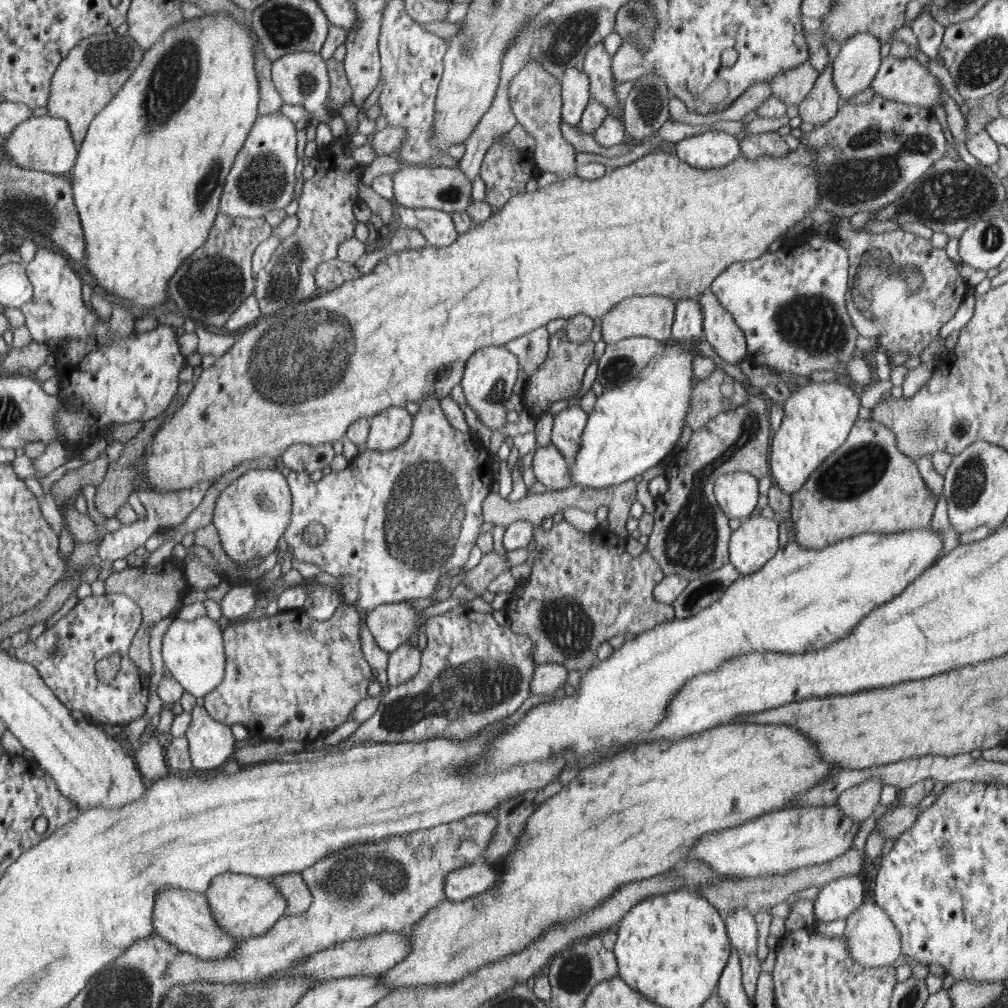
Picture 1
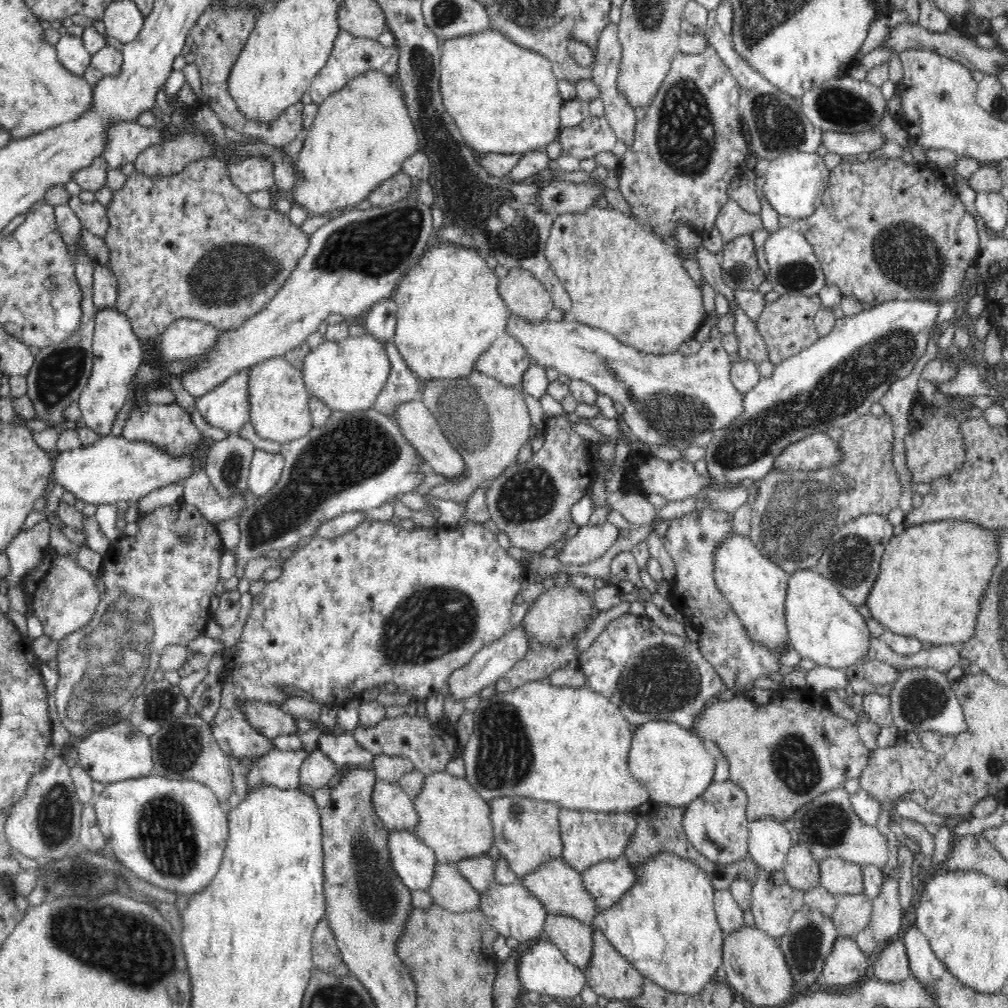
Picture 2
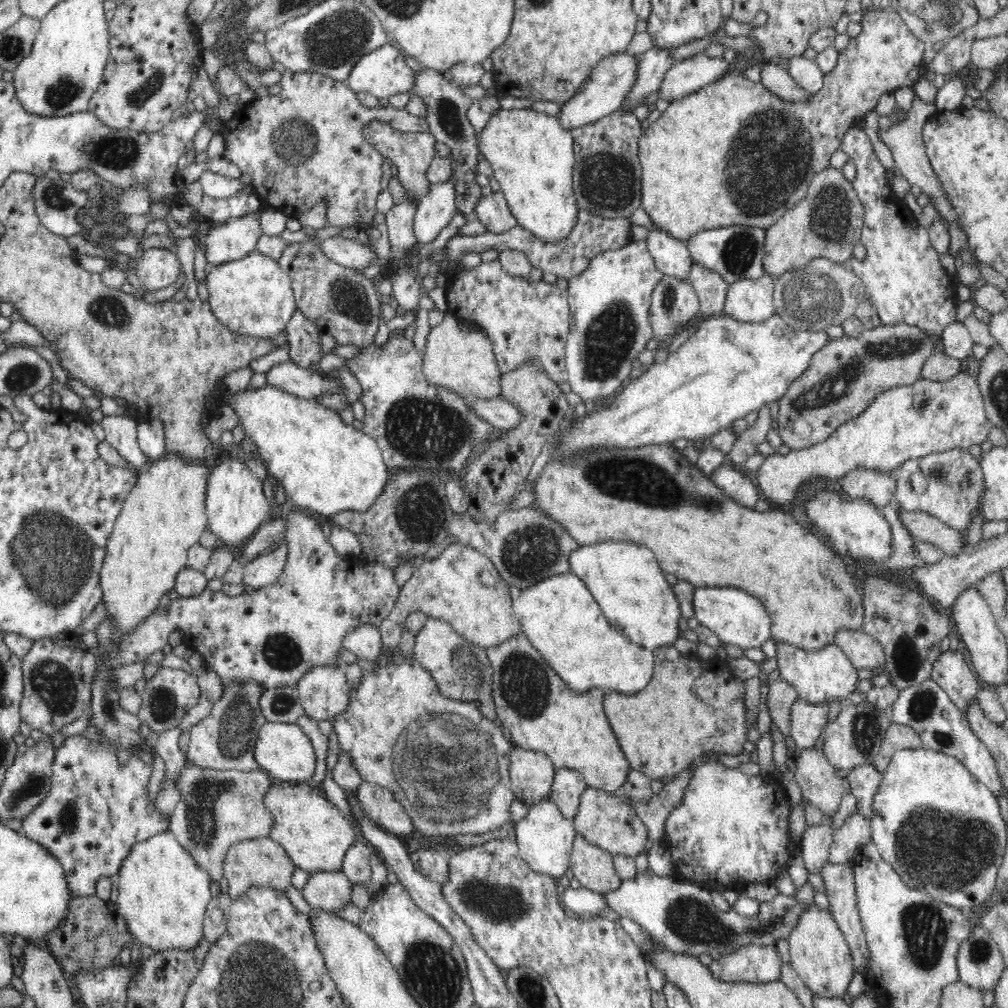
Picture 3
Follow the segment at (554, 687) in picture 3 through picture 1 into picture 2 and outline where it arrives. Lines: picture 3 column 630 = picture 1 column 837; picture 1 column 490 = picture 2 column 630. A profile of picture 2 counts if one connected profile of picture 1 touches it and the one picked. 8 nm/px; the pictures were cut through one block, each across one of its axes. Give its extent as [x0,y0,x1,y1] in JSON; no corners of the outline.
[590,852,724,997]

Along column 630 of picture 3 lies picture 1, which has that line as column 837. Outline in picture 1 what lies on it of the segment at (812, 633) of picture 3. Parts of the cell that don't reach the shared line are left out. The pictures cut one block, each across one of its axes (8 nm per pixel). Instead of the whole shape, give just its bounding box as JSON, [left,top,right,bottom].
[791,417,937,550]

